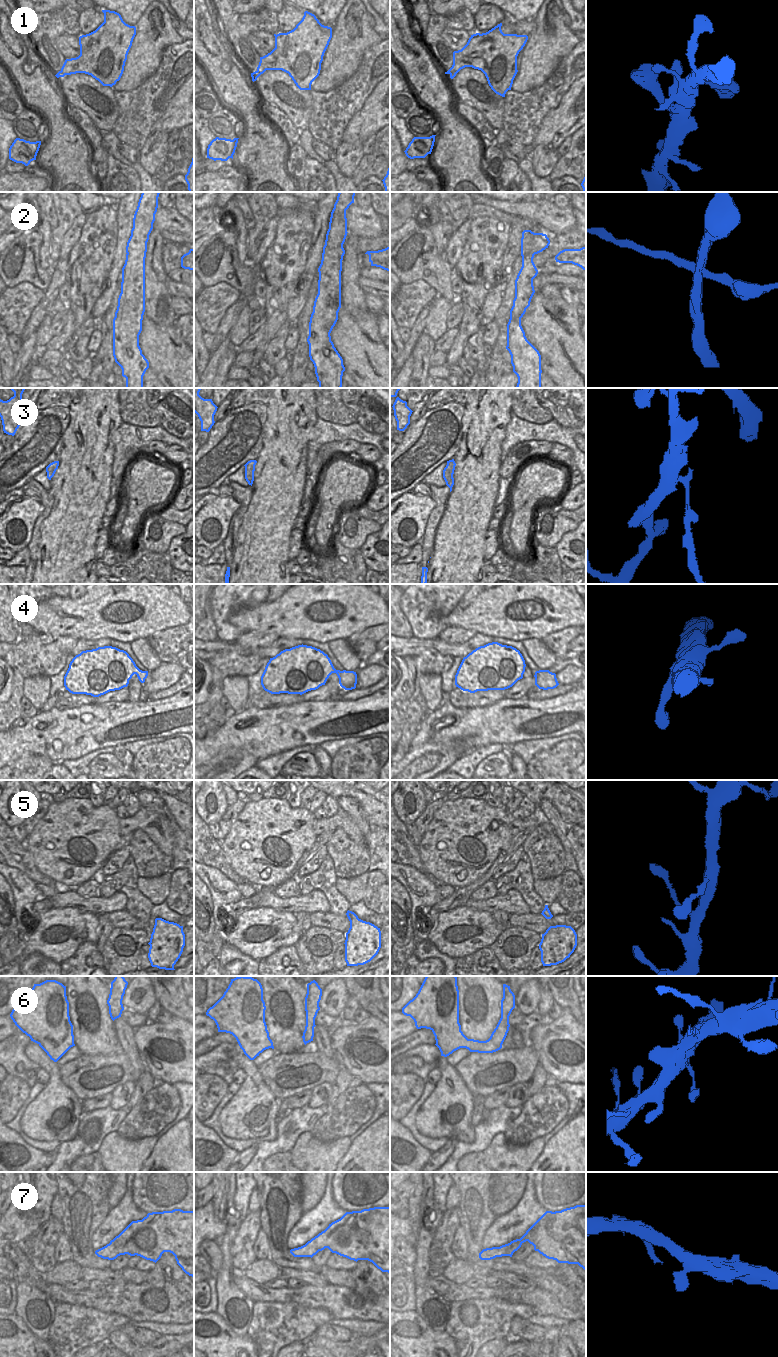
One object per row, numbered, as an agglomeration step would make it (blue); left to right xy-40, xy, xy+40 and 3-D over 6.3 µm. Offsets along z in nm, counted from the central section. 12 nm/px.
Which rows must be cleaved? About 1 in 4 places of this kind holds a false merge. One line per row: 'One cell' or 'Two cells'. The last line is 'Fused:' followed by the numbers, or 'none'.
1: Two cells
2: Two cells
3: Two cells
4: One cell
5: One cell
6: One cell
7: One cell
Fused: 1, 2, 3.

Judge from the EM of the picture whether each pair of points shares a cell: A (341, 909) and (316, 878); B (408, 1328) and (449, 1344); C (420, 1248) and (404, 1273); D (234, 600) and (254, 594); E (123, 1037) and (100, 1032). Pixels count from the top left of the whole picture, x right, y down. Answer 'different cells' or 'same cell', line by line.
A: same cell
B: same cell
C: different cells
D: same cell
E: different cells

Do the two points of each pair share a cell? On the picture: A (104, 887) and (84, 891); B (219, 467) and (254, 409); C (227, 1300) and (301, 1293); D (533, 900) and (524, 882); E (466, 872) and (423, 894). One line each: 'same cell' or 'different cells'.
A: different cells
B: same cell
C: different cells
D: same cell
E: different cells

